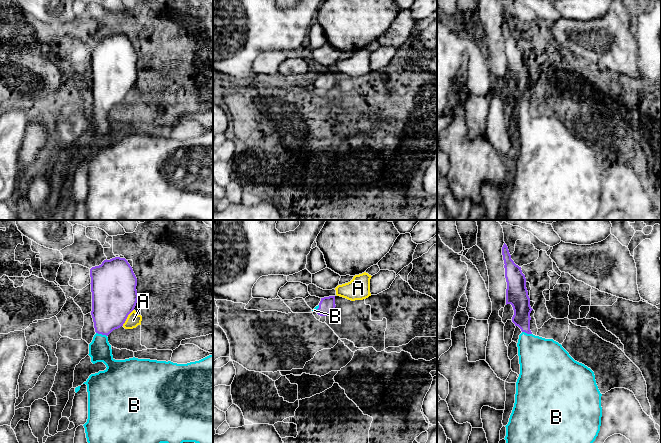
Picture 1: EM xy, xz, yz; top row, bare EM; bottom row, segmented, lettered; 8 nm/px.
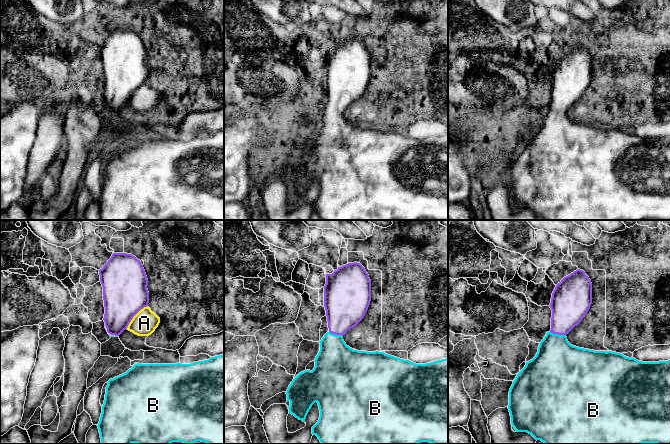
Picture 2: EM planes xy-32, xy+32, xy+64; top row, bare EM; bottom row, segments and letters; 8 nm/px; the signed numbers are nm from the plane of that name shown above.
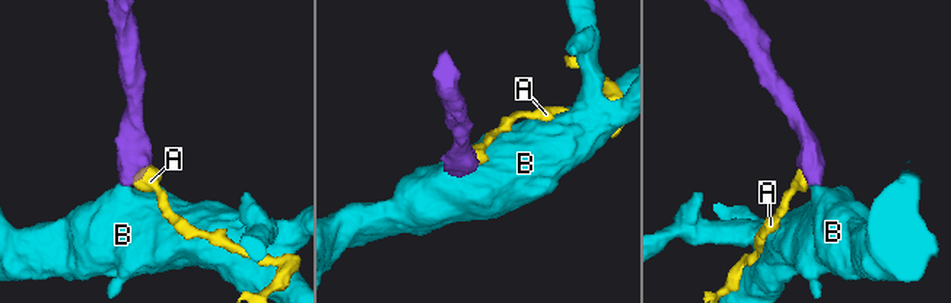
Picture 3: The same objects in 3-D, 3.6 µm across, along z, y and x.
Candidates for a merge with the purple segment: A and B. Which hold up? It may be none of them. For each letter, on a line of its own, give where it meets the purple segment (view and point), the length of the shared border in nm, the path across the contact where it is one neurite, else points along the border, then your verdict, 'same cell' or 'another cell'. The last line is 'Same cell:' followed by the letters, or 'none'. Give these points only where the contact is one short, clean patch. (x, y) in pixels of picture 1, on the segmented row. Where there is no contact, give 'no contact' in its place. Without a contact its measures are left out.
A: xy (127, 316) | 160 nm | along xy (133, 309), (122, 325) | another cell
B: xy (101, 333) | 90 nm | across xy (111, 304), (101, 333), (100, 350) | same cell
Same cell: B

